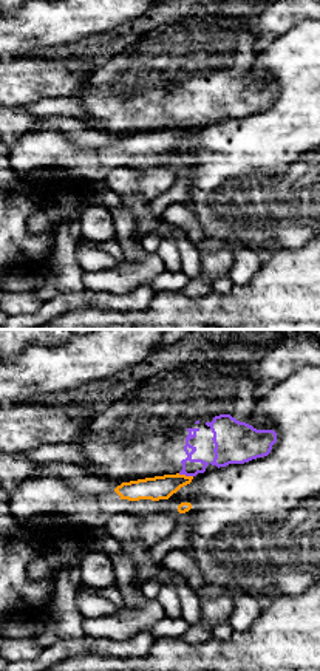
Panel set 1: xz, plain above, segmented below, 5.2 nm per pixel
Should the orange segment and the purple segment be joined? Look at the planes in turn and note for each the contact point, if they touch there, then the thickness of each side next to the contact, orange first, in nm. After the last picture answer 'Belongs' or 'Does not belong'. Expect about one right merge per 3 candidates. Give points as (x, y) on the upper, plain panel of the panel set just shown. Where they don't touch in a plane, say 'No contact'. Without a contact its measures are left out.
Touches orange at (184, 129). Thickness 130 nm (orange) against 100 nm

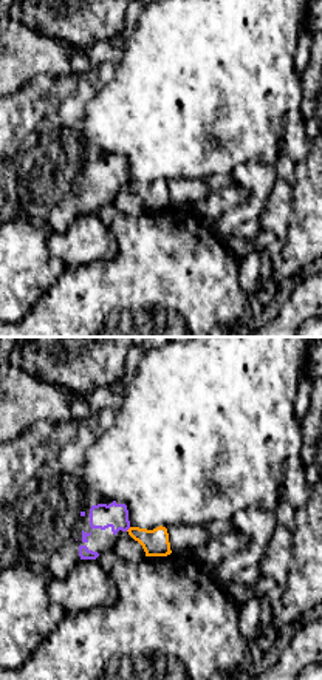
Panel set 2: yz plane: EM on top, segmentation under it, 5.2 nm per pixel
Touches orange at (129, 183). Thickness 140 nm (orange) against 130 nm

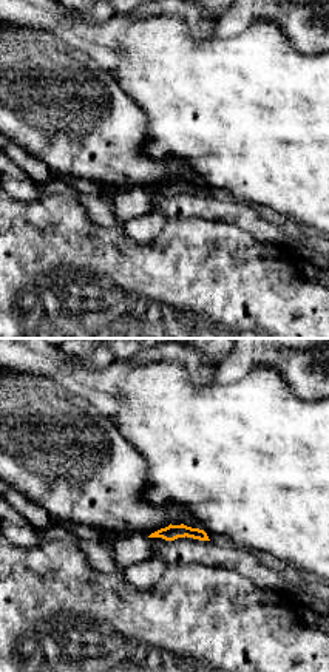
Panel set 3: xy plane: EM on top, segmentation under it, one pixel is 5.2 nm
No contact

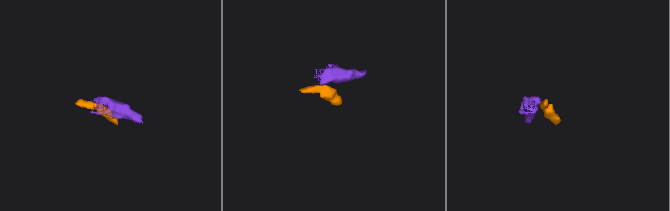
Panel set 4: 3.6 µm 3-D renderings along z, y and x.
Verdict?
Does not belong

